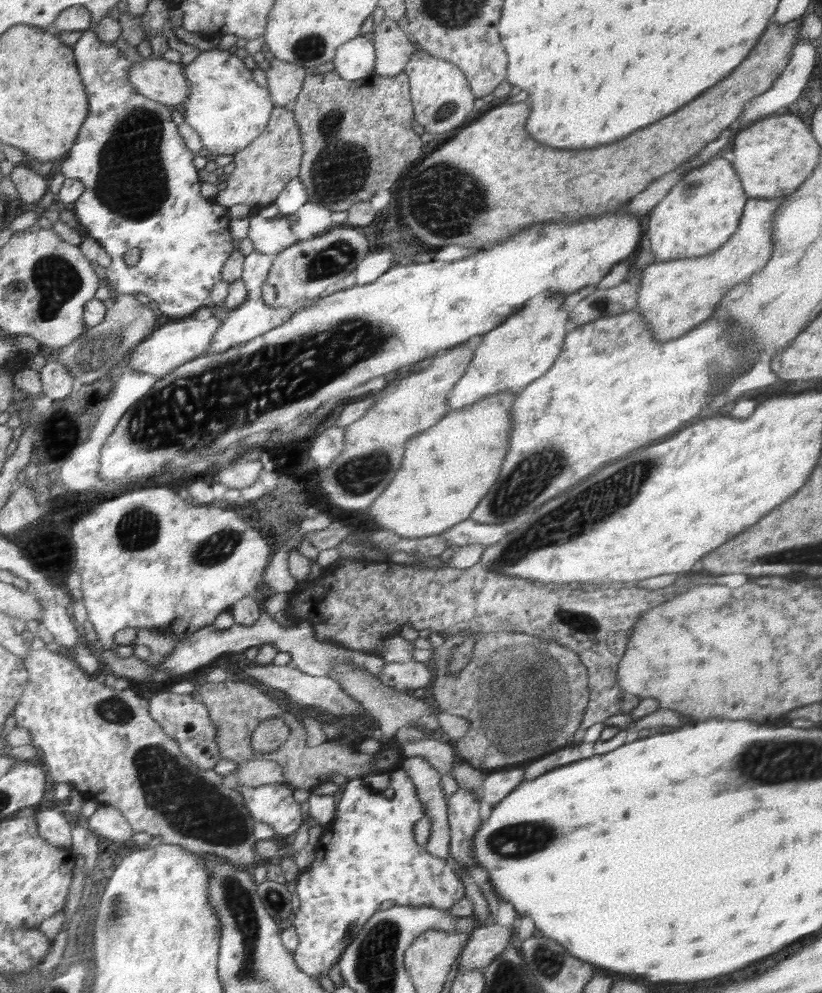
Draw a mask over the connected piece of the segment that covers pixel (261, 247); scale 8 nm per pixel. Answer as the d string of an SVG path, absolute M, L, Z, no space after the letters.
M257 214L249 219L247 237L252 241L255 250L275 256L299 240L292 232L291 221L292 218L287 216L264 219Z

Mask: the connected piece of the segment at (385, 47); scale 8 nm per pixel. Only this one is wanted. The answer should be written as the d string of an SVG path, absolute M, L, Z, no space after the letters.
M384 20L374 25L371 33L376 46L376 74L396 76L405 70L411 54L416 50L416 44L406 30L398 27L398 22Z

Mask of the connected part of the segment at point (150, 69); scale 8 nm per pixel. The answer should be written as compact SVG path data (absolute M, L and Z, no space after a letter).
M146 51L144 59L135 63L131 81L138 92L168 106L185 104L191 98L191 82L182 63L168 62L163 57L152 58Z

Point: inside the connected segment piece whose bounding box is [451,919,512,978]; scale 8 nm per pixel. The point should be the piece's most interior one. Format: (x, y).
(485, 943)

